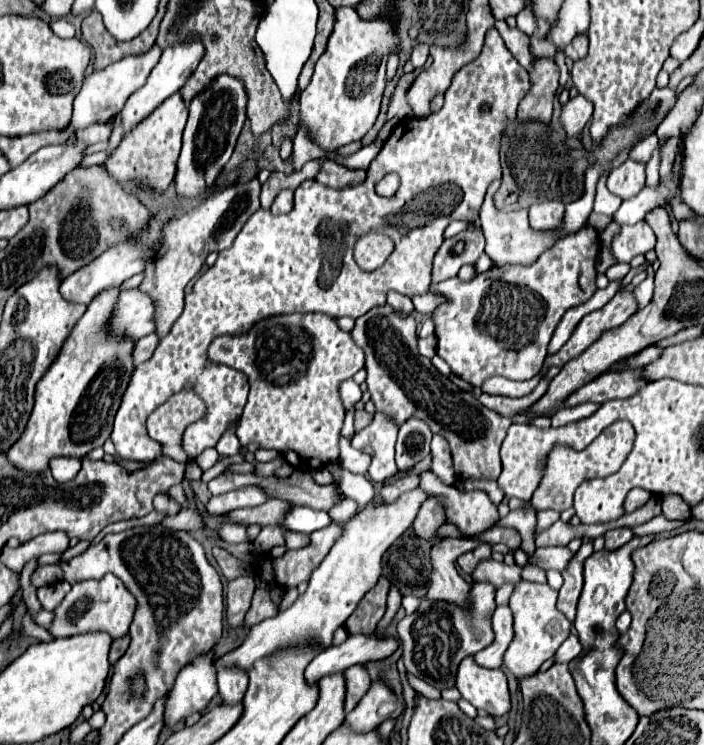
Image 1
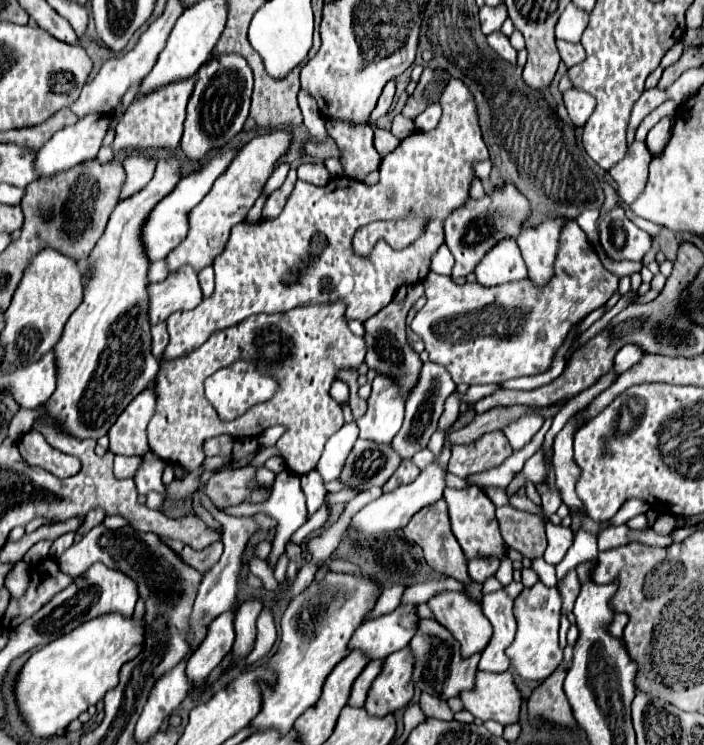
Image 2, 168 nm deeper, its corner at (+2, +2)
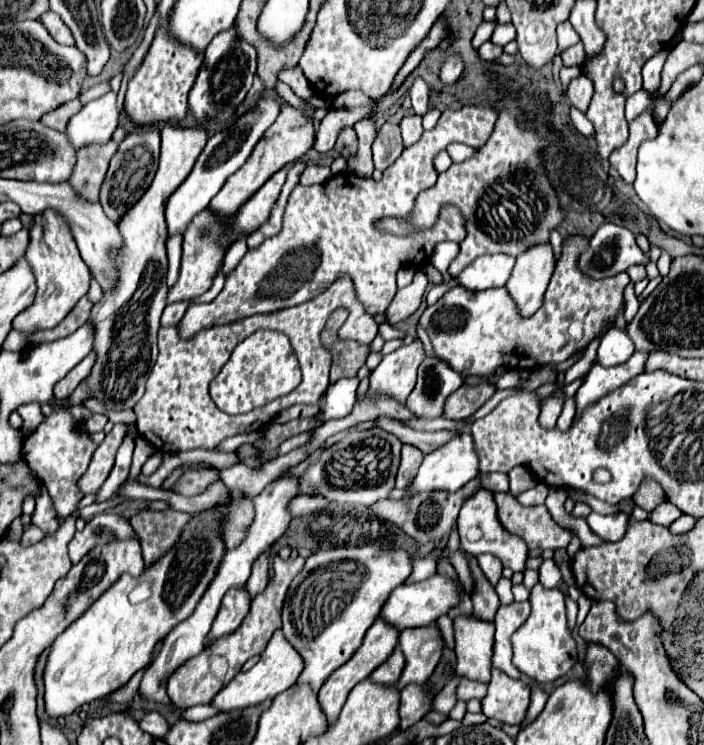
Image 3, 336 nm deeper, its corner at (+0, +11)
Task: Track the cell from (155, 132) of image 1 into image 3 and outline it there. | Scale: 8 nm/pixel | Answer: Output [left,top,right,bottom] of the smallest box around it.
[124,19,202,125]

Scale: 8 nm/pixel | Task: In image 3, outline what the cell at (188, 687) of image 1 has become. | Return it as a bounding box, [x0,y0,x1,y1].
[208,589,250,645]

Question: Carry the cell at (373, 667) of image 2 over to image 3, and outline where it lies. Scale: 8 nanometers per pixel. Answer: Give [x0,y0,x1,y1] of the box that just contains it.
[368,647,404,687]

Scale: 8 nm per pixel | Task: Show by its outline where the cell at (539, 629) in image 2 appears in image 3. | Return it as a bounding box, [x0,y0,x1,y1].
[512,583,576,683]

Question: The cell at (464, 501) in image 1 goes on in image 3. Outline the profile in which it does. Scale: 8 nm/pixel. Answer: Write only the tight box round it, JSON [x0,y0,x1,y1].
[458,489,528,571]

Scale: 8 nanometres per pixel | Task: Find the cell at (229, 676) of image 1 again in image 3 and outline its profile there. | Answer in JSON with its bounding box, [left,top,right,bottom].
[246,551,270,597]

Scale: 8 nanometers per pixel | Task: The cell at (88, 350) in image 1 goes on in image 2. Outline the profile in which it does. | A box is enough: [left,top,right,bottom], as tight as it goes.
[42,156,182,440]

